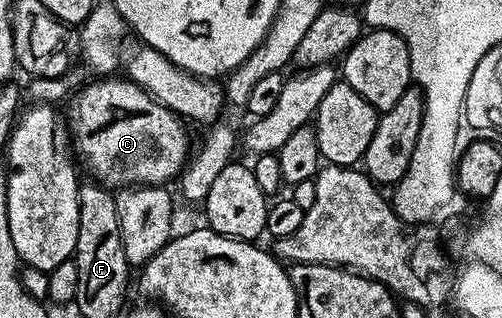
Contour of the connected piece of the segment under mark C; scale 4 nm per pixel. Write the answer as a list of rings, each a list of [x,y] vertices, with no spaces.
[[[116,75],[86,86],[69,103],[68,113],[66,109],[70,141],[79,164],[88,168],[89,178],[113,191],[175,182],[190,156],[185,122],[133,81],[112,76]]]

